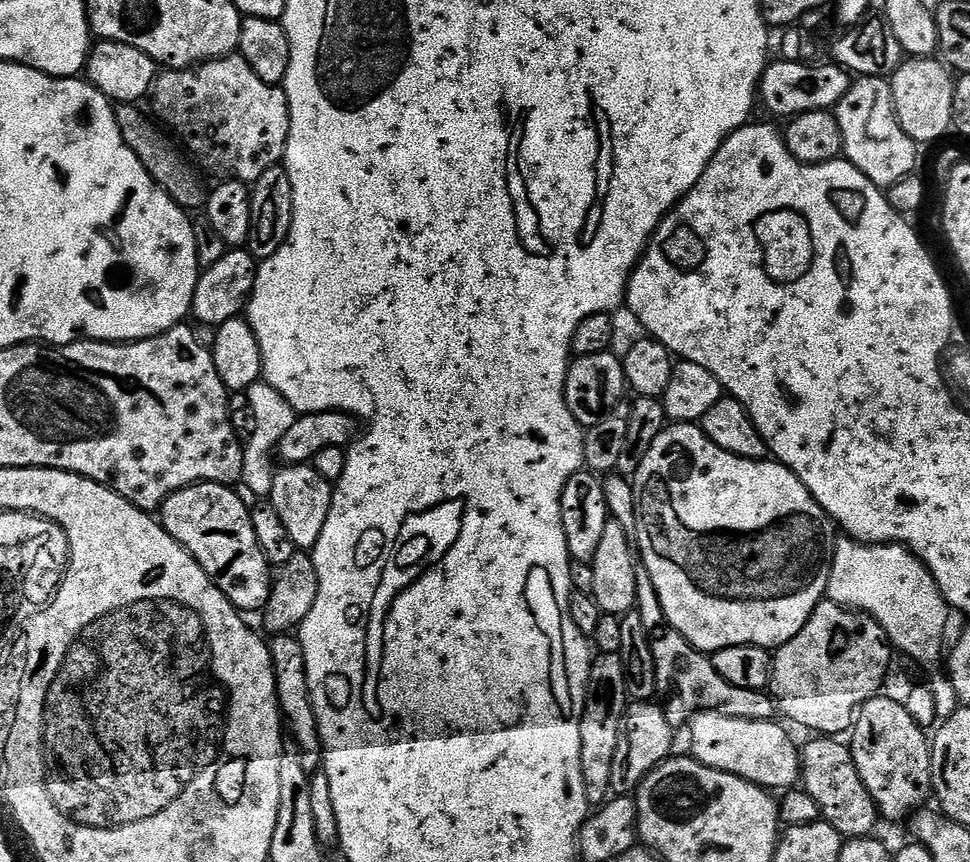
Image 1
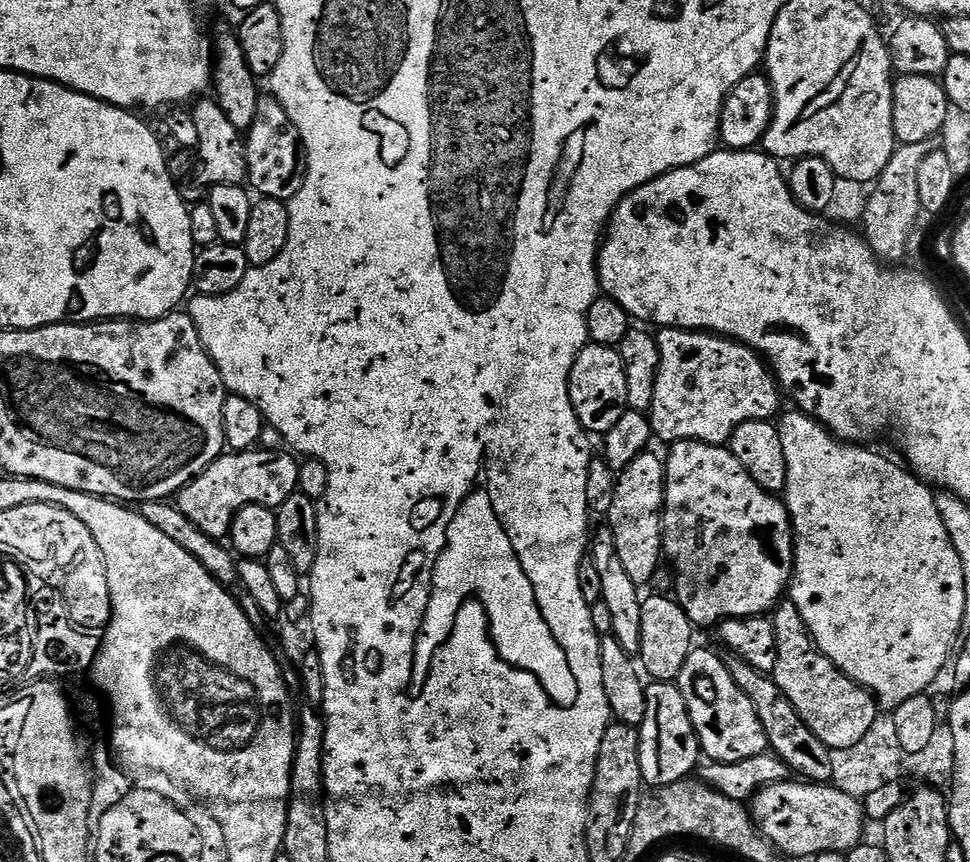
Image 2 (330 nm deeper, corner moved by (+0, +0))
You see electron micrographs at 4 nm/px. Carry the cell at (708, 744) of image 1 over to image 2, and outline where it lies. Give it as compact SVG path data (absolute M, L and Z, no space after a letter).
M700 646L693 647L686 658L678 677L678 687L682 698L686 698L686 710L696 731L701 753L709 761L742 762L758 754L769 751L766 730L754 714L750 698L738 690L734 678L730 678L728 665L712 652Z

